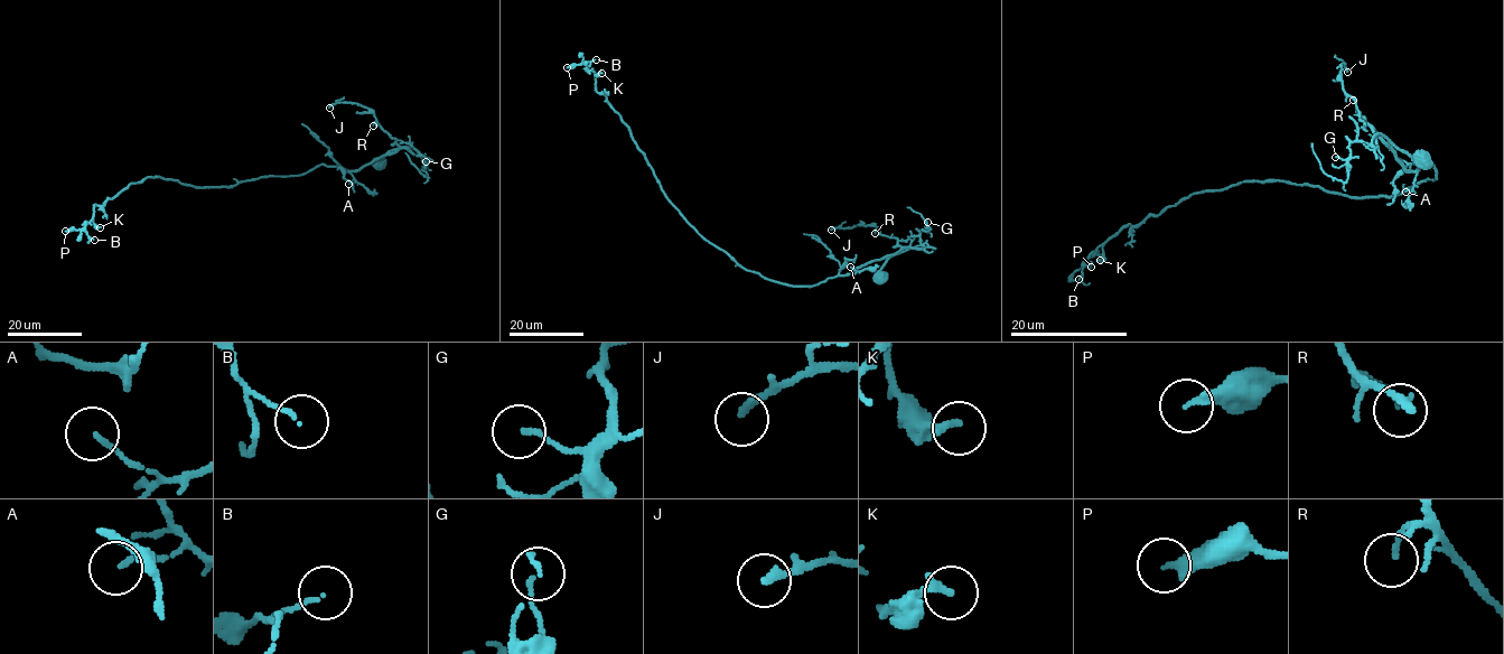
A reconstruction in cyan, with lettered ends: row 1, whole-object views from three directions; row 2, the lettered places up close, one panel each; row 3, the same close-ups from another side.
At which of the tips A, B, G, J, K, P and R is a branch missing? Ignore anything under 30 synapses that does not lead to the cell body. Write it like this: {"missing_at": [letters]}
{"missing_at": []}

